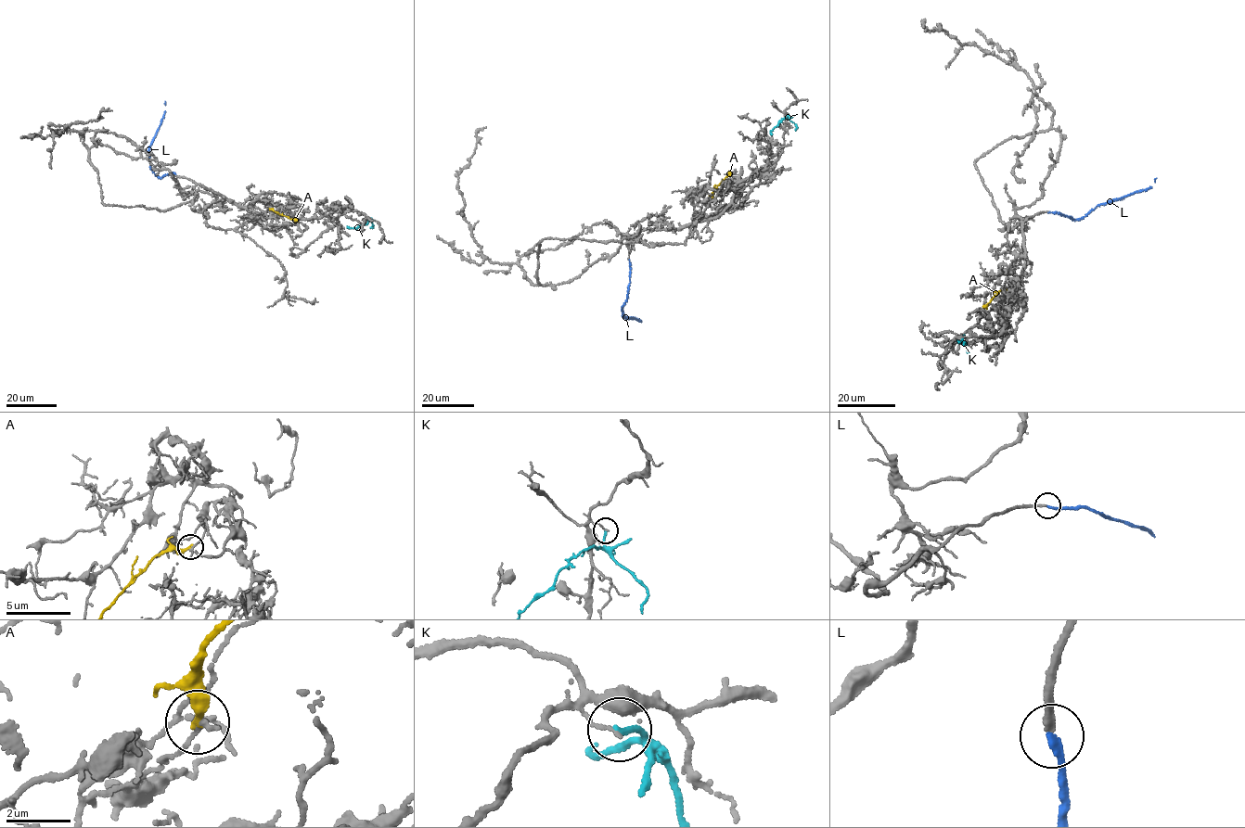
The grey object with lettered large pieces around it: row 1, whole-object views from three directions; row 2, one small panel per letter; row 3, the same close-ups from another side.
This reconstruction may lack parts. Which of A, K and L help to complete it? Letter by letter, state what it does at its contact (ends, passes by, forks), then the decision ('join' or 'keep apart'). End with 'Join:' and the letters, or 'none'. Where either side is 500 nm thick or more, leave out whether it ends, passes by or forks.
A: it ends there; keep apart
K: it ends there; keep apart
L: it ends there; join
Join: L

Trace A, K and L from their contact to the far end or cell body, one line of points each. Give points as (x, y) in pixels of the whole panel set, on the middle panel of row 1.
A: (712, 197), (712, 190), (731, 171)
K: (788, 114), (771, 133)
L: (629, 260), (630, 282), (622, 310), (623, 317), (639, 320)

